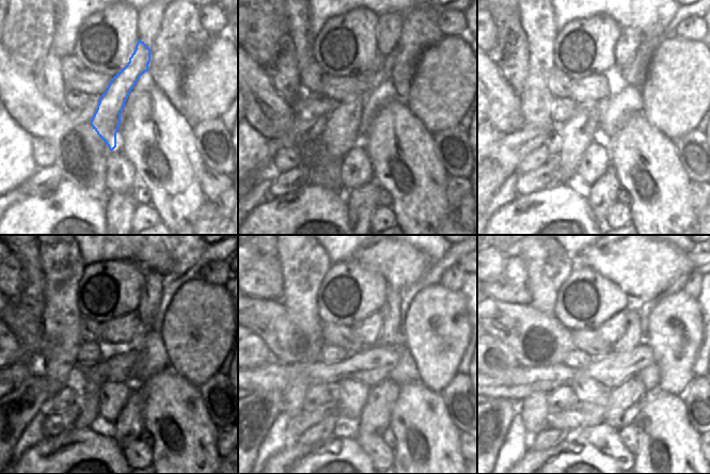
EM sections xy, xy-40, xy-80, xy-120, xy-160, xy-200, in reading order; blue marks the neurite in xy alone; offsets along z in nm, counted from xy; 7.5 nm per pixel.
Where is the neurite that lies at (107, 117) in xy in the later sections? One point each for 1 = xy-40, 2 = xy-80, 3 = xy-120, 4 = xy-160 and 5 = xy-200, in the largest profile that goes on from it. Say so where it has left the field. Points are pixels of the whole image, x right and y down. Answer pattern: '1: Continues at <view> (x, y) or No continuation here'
1: Continues at xy-40 (342, 131)
2: Continues at xy-80 (583, 128)
3: Continues at xy-120 (90, 411)
4: Continues at xy-160 (317, 432)
5: Continues at xy-200 (549, 438)

